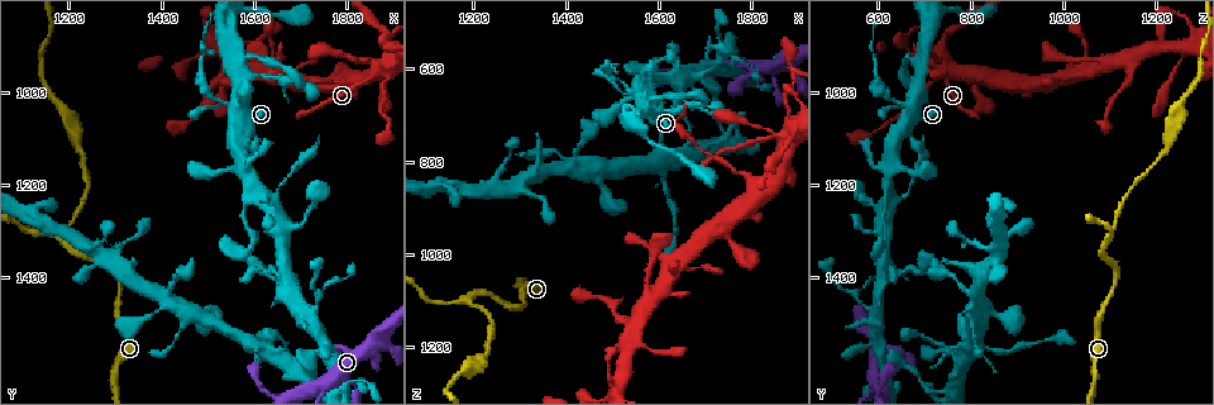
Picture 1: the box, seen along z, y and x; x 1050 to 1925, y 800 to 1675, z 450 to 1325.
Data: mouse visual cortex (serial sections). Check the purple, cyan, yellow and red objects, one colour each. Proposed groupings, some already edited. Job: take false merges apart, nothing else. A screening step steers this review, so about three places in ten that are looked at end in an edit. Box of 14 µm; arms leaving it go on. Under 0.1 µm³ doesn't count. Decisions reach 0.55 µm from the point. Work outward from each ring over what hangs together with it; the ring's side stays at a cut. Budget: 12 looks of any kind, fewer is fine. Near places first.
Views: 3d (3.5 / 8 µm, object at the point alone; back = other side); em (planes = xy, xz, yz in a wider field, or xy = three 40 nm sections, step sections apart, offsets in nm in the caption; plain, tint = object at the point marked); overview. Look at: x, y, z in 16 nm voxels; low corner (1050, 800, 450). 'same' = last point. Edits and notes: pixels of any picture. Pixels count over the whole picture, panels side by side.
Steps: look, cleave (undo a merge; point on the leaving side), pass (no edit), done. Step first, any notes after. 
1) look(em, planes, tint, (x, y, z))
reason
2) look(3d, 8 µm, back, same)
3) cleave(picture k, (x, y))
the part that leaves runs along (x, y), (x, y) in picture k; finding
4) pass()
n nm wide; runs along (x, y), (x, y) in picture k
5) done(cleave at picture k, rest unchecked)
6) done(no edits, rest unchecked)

look(3d, 8 µm, (1695, 975, 680))
abrupt turn

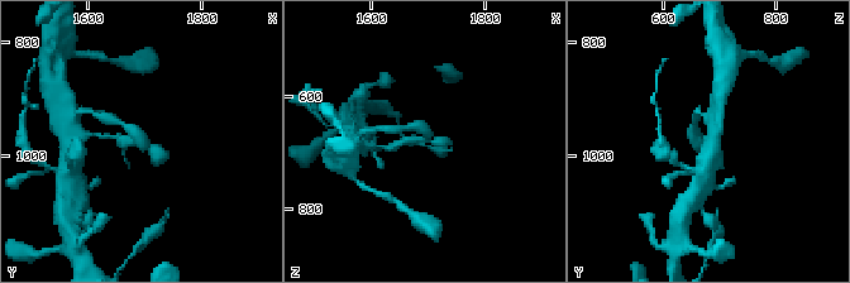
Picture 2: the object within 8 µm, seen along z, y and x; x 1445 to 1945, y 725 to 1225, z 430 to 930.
look(em, xy, step 2, tint, (1695, 980, 675))
now the EM

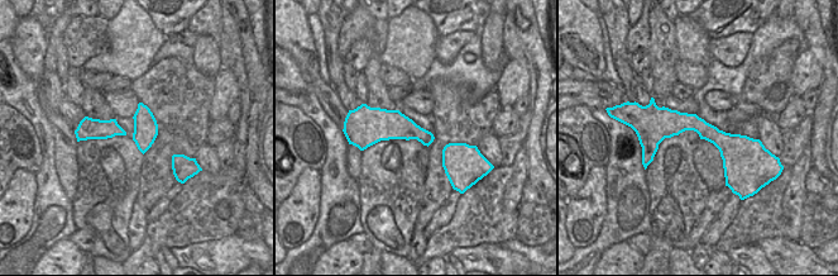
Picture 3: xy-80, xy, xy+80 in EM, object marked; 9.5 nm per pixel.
pass()
runs along (645, 131), (695, 123), (752, 144) in picture 3; continuous, no second cell

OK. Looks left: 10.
look(3d, 8 µm, (1790, 980, 825))

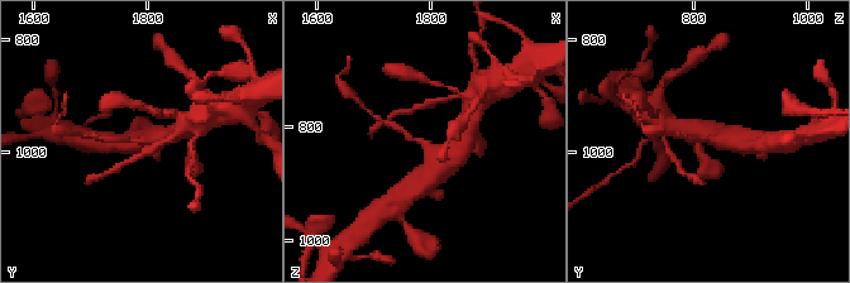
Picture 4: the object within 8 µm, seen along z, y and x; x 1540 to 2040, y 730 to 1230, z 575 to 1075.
look(3d, 3.5 µm, (1780, 980, 825))

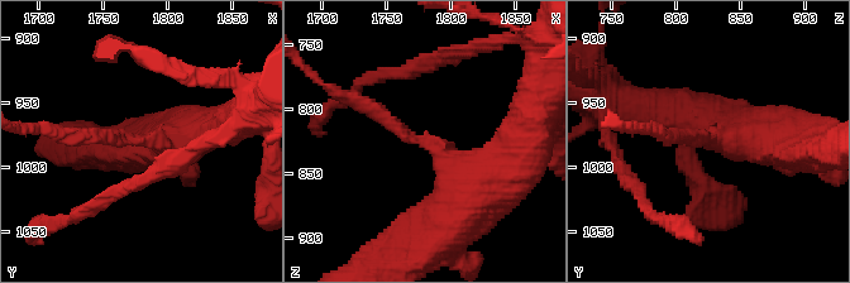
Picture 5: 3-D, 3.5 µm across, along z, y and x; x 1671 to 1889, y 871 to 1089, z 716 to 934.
look(em, xy, step 1, tint, (1784, 978, 824))
arms of 200, 450 nm; now the EM

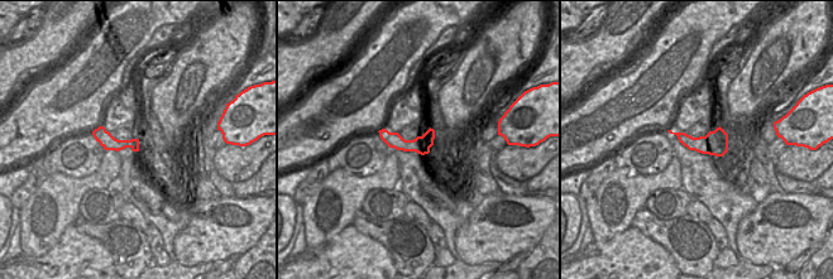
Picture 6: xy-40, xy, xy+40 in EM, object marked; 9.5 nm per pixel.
pass()
runs along (495, 172), (480, 185), (356, 101) in picture 5; one cell here

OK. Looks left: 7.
look(3d, 3.5 µm, back, (1875, 980, 715))
sudden change in width

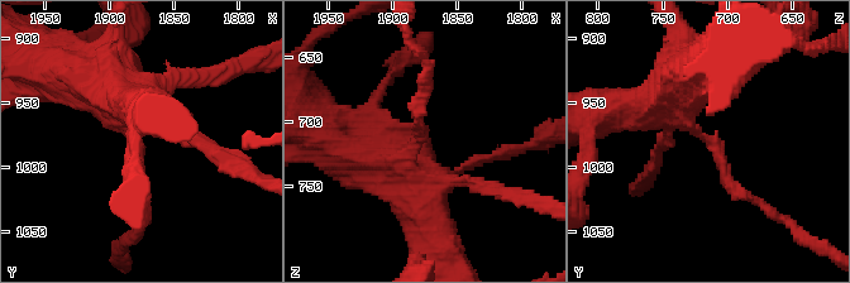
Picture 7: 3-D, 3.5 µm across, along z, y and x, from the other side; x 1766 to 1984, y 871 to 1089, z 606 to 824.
look(em, xy, step 3, plain, (1880, 982, 708))
arms of 150, 450 nm

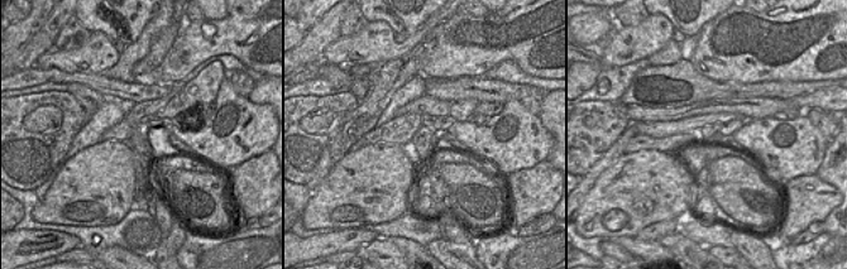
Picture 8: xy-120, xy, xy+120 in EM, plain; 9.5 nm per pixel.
look(em, xy, step 3, tint, same)

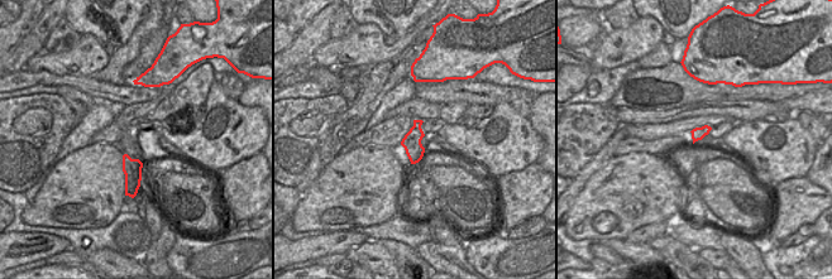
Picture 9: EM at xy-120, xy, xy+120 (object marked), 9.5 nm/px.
pass()
runs along (660, 108), (674, 100), (735, 190), (764, 205) in picture 7; one cell here

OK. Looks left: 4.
look(3d, 8 µm, back, (1540, 1025, 650))
calibre changes

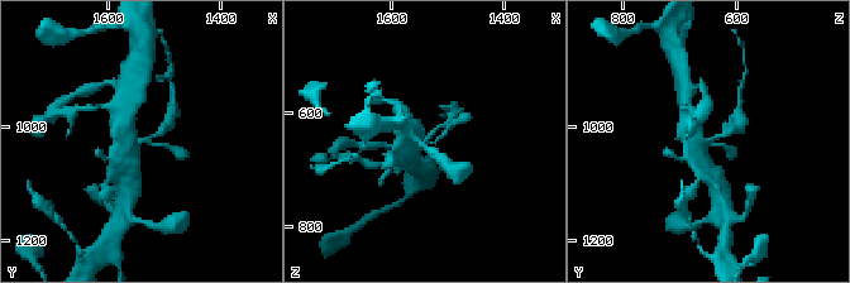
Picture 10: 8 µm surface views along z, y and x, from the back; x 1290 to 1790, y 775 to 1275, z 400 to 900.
look(em, xy, step 5, tint, (1535, 1025, 645))

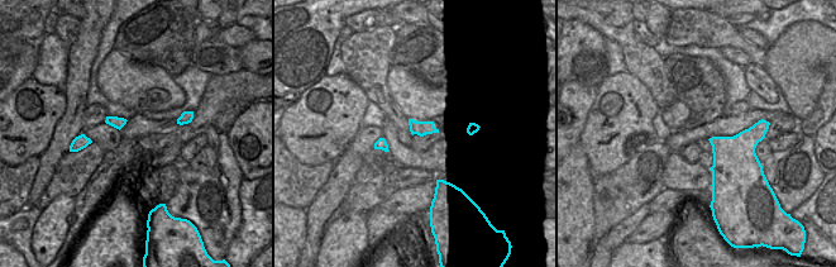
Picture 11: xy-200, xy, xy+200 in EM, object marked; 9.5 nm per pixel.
cleave(picture 10, (450, 113))
the part that leaves runs along (153, 135), (168, 123), (171, 96) in picture 10; a second cell is stuck on

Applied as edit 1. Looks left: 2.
done(cleave at picture 10, rest unchecked)

